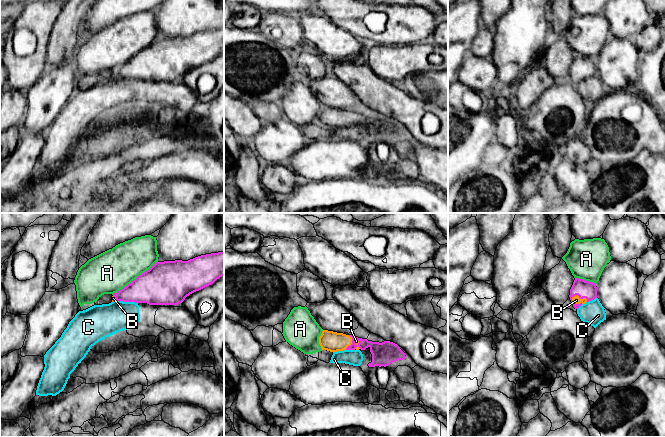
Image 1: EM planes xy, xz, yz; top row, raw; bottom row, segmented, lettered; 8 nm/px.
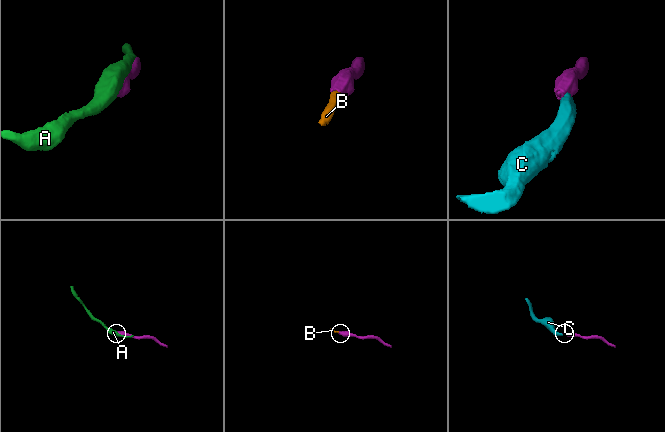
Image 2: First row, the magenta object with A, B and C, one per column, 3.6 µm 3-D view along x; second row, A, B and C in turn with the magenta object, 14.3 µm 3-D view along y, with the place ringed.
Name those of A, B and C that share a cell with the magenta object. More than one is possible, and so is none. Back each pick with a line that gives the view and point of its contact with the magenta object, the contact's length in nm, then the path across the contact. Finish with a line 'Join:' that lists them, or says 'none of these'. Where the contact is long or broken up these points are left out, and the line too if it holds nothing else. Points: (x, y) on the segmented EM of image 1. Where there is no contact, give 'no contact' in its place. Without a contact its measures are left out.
B: meets magenta in yz at (580, 298); contact 140 nm long; runs through yz (584, 289), (580, 293), (580, 298), (576, 300)
Join: B

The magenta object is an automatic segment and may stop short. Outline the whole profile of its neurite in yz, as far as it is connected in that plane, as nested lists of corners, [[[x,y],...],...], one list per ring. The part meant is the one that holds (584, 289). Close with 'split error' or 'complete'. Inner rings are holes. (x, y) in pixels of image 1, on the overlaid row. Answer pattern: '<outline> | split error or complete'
[[[576,278],[570,289],[569,297],[573,307],[578,309],[582,304],[597,298],[596,283]]] | split error

